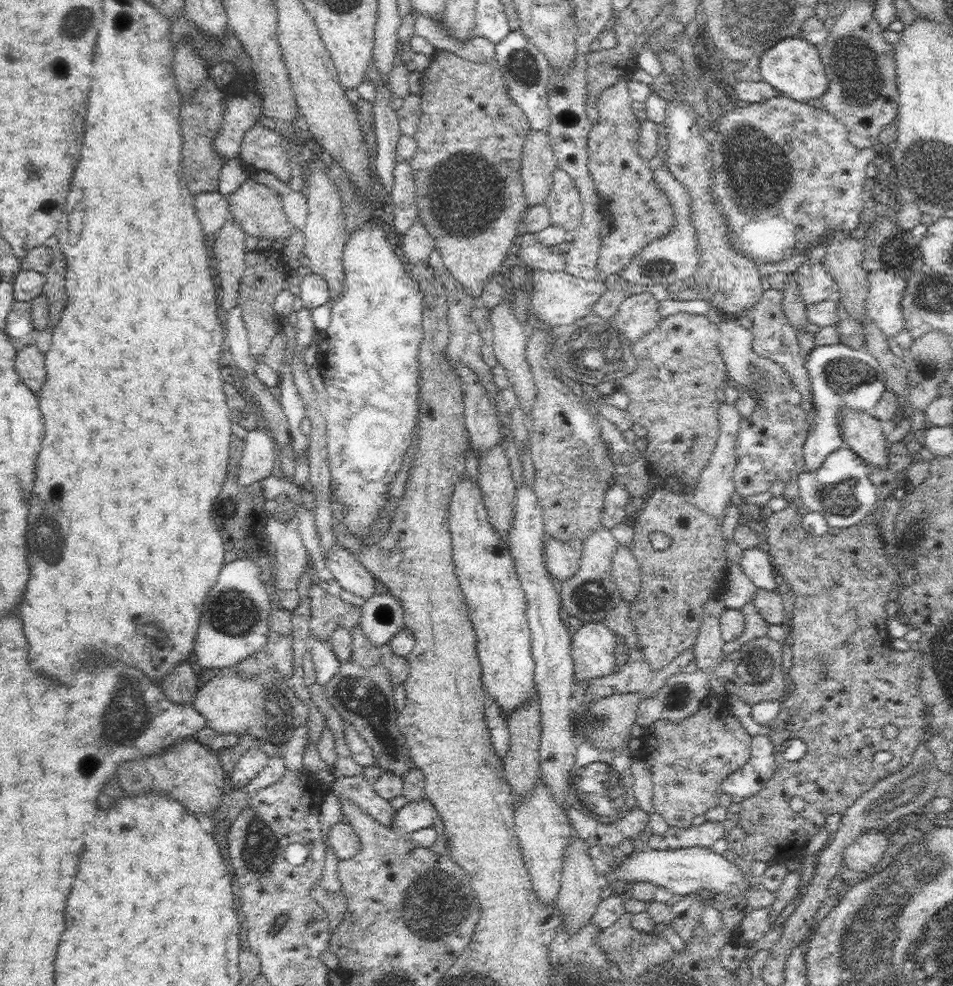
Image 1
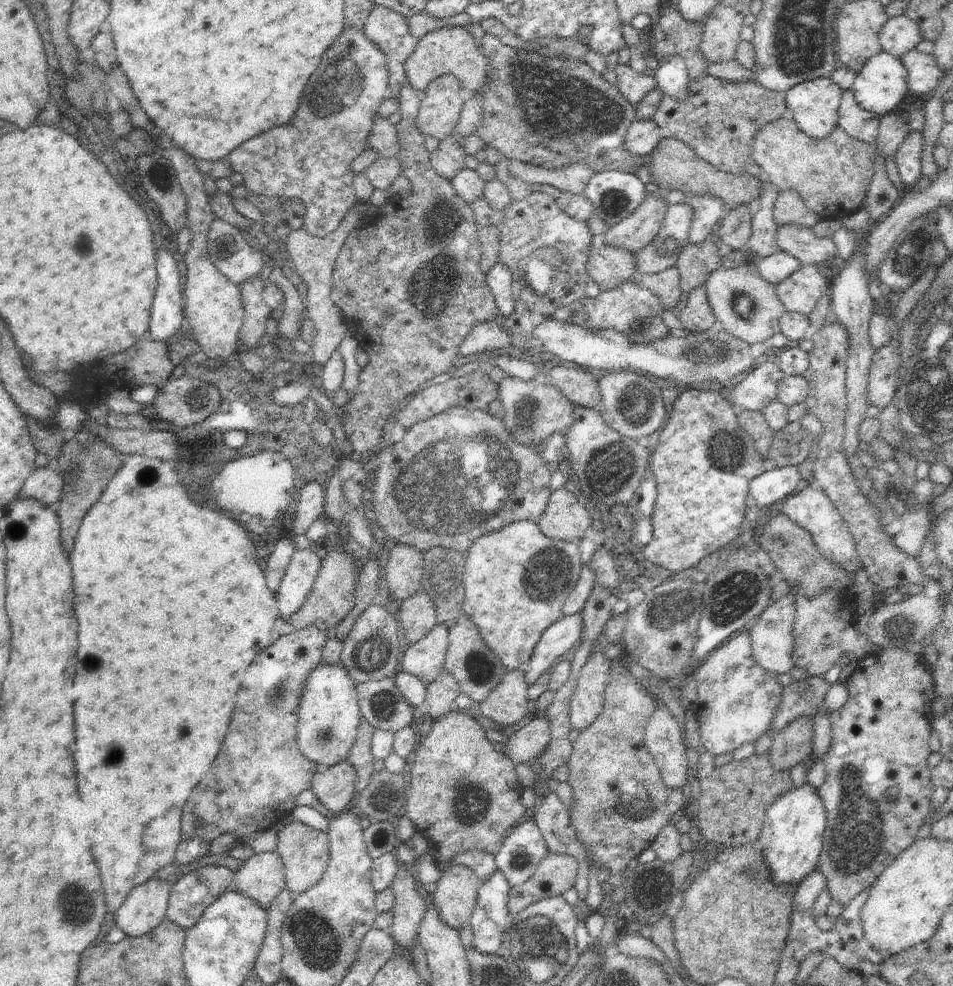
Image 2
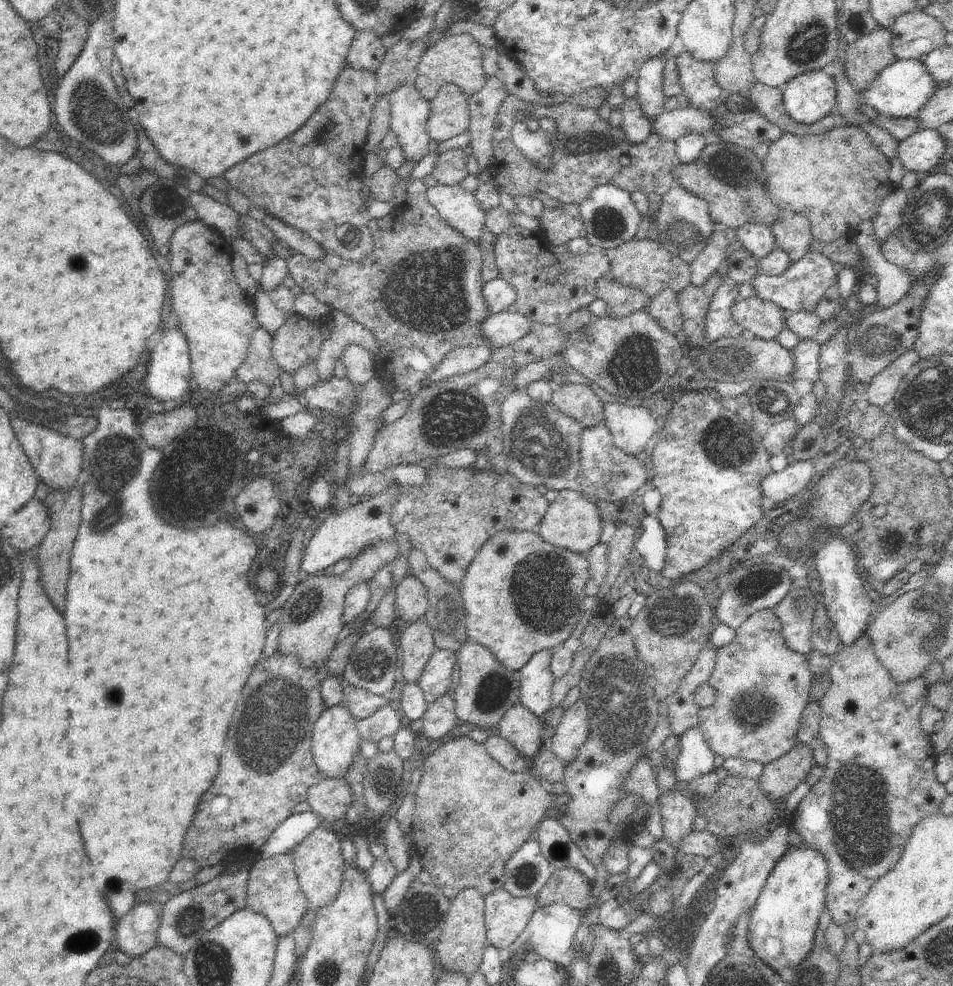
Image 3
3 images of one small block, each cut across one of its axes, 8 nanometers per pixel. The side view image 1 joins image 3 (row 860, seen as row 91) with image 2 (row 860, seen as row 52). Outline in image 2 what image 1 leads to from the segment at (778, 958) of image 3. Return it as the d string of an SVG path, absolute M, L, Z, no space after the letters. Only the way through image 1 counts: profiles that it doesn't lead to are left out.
M805 783L802 787L797 788L793 786L786 794L783 794L770 808L766 813L766 820L764 821L764 826L761 830L761 835L759 836L759 840L757 845L761 848L763 854L763 860L766 862L767 867L769 868L769 876L773 881L773 885L775 887L784 887L785 885L793 885L797 888L799 884L809 875L811 872L814 872L815 869L819 866L819 856L823 847L823 836L826 828L826 811L825 806L823 805L822 799L817 795L817 788L813 785L809 785Z

